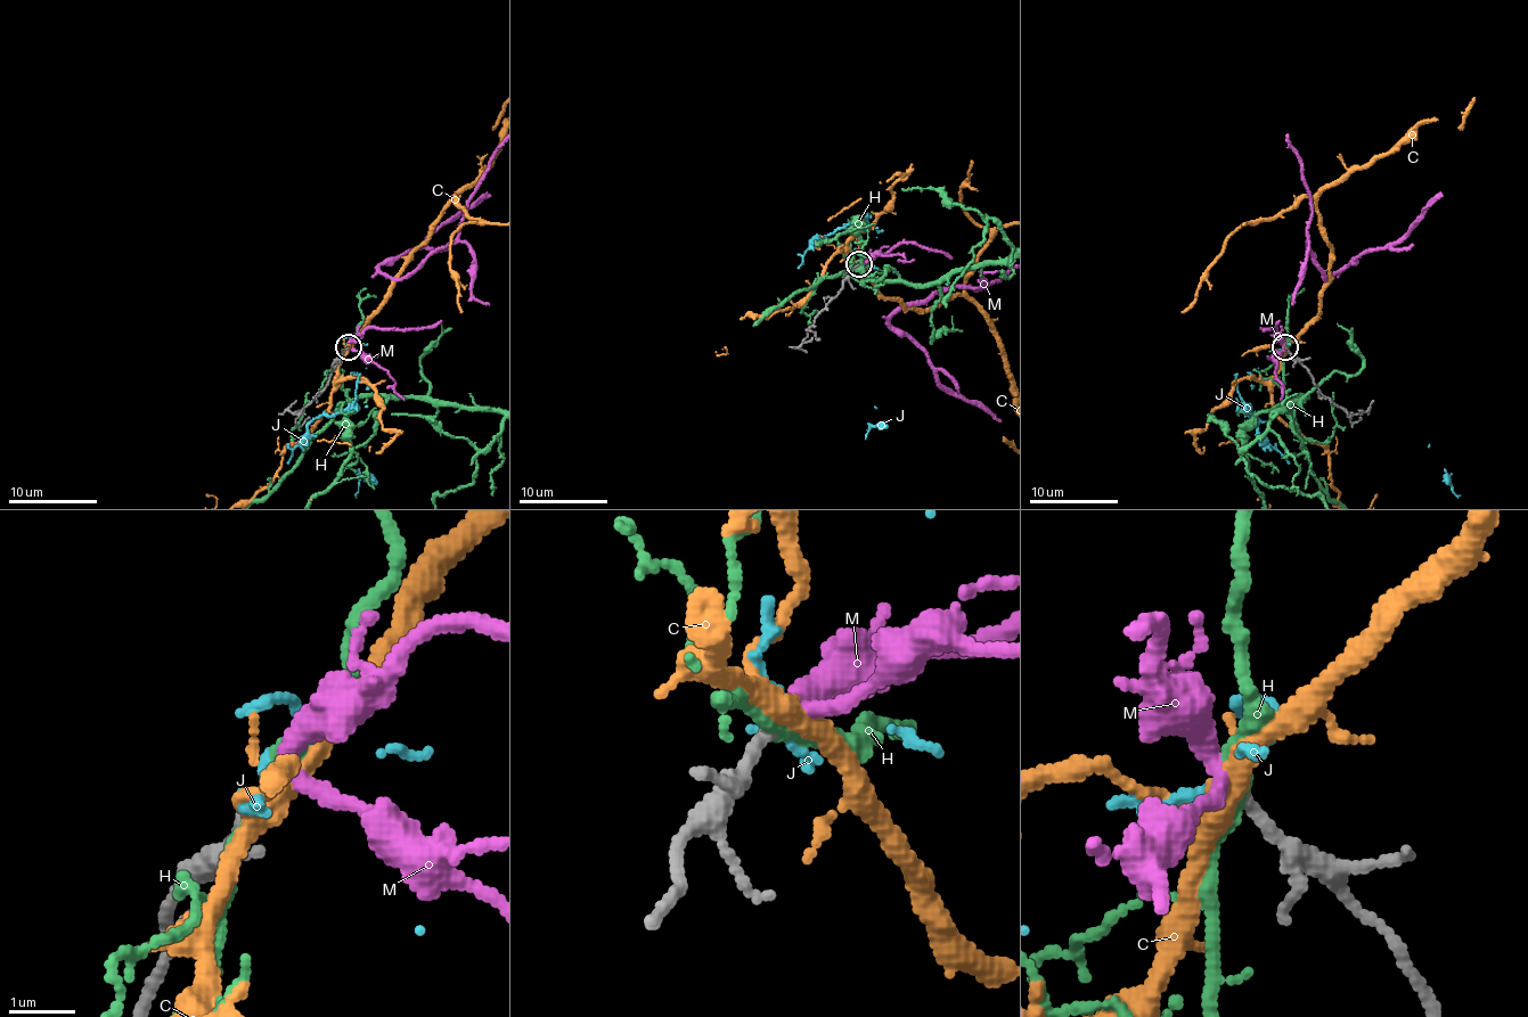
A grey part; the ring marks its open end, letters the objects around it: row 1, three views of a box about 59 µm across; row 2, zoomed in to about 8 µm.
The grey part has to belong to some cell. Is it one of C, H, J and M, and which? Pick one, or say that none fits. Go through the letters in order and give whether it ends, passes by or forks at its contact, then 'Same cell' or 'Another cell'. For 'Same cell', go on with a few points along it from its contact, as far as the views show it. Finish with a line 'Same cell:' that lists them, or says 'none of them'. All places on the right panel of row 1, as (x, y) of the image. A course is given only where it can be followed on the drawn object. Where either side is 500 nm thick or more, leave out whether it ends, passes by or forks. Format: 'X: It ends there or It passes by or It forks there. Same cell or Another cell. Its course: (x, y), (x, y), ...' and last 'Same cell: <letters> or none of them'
C: It forks there. Another cell
H: It passes by. Another cell
J: It ends there. Another cell
M: It passes by. Same cell
Same cell: M

